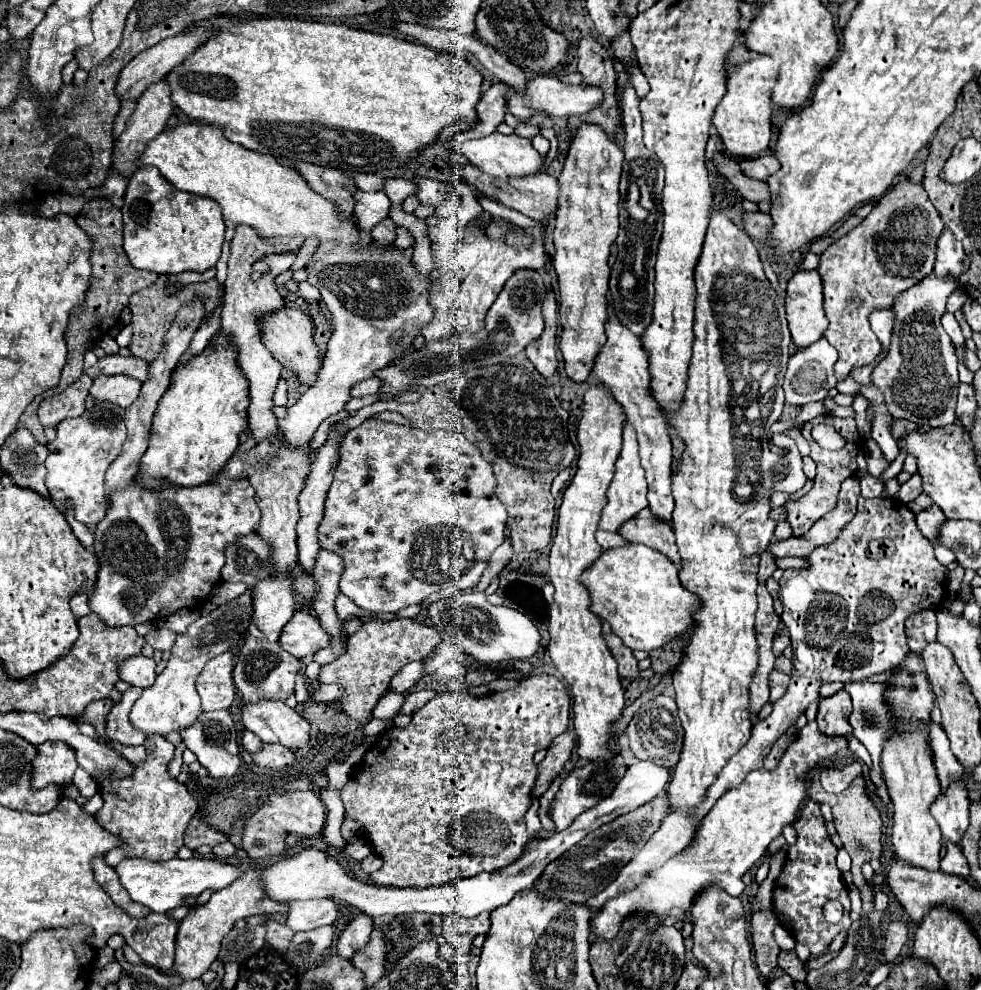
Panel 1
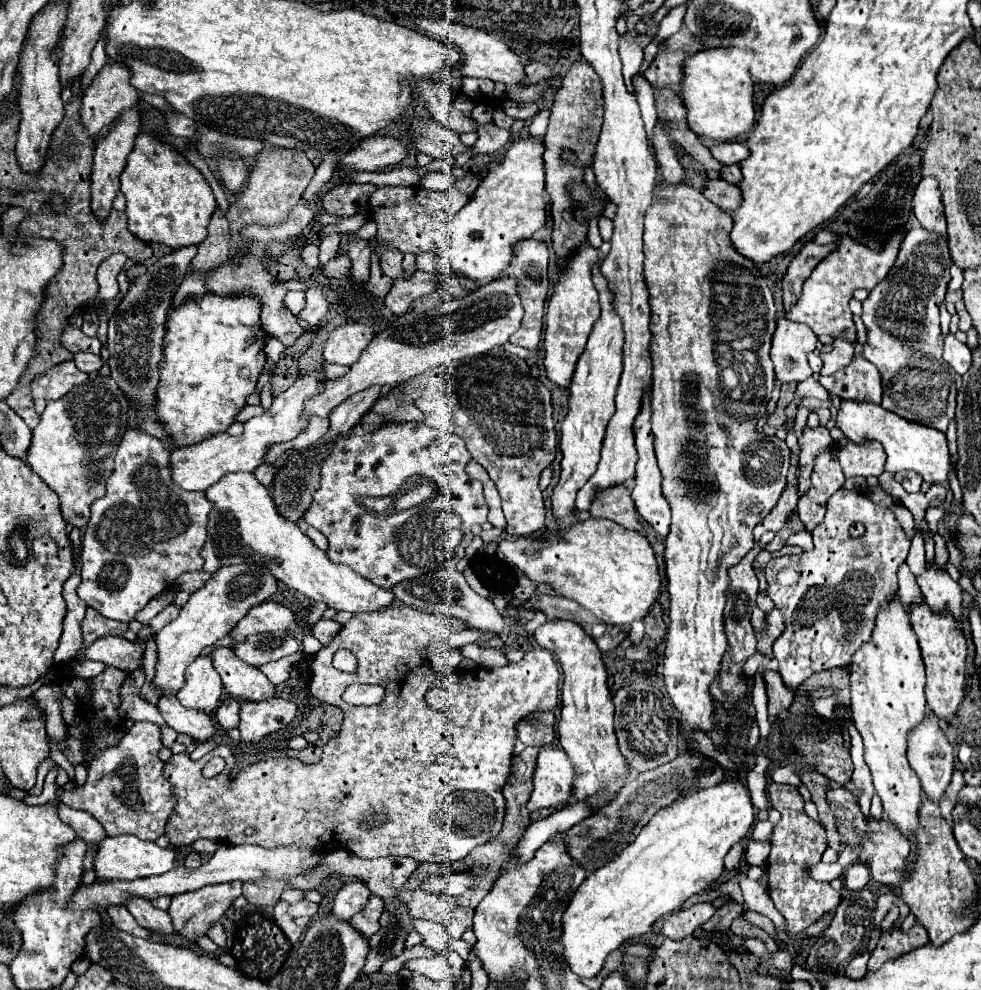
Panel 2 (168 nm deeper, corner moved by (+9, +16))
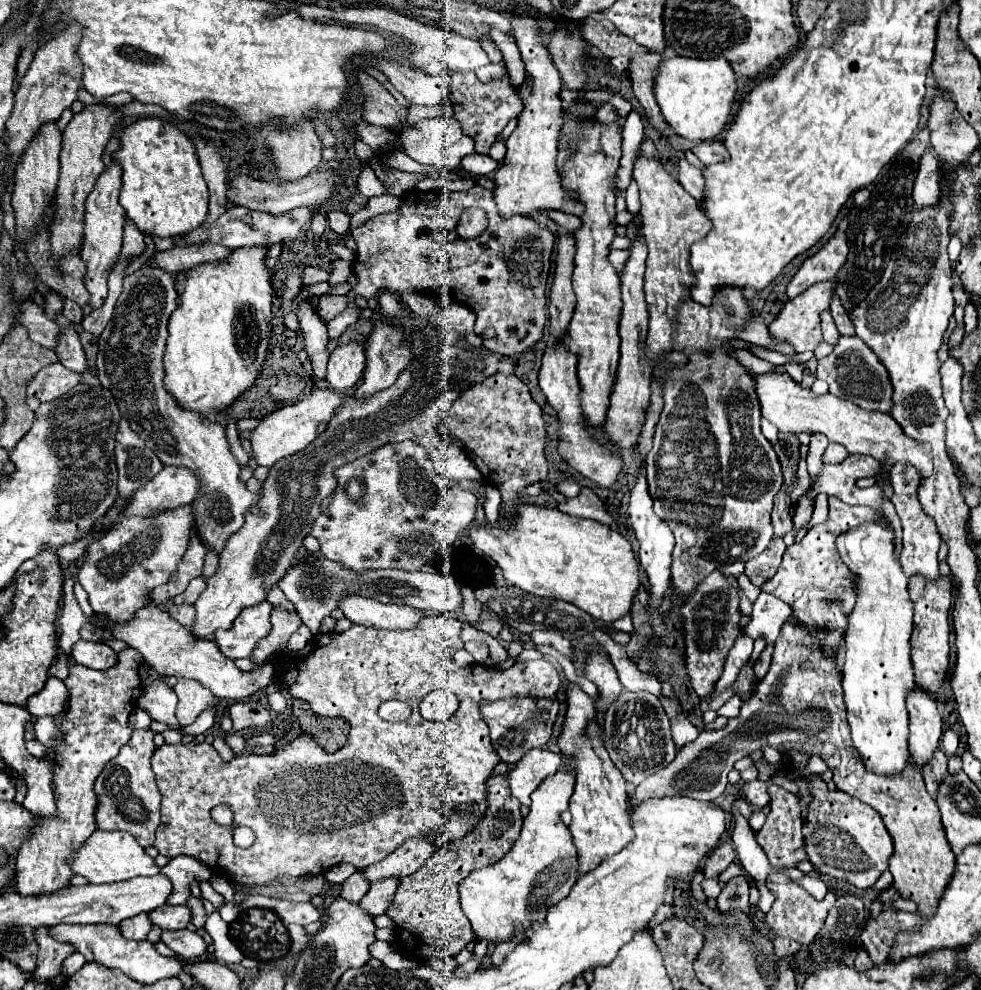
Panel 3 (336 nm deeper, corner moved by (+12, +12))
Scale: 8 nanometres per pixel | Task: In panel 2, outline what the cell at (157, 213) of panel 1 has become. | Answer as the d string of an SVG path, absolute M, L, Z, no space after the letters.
M140 132L120 176L120 184L126 196L128 228L136 238L166 244L170 248L196 246L204 240L210 216L216 210L216 198L204 174L190 166L190 162L168 142L162 142L150 132Z

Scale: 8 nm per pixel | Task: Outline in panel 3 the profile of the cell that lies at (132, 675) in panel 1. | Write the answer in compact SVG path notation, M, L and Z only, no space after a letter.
M79 640L73 646L71 652L73 660L81 666L87 668L95 668L95 670L107 670L111 666L117 664L117 654L111 646L107 646L105 642L87 642L87 640Z

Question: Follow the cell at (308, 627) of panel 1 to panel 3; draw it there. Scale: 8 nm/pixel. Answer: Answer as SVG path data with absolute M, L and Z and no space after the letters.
M261 602L257 606L245 608L233 622L229 630L217 630L213 634L213 640L217 642L219 650L237 660L237 658L247 658L255 646L261 642L271 632L271 604Z

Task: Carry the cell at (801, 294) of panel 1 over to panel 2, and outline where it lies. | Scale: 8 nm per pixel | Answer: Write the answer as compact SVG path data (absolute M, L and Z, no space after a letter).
M808 242L798 256L794 256L794 260L788 266L788 272L782 280L782 288L784 288L784 310L788 310L802 292L802 284L804 280L810 276L810 272L818 266L818 262L822 262L828 254L832 254L836 250L836 244L826 244L820 246L816 242Z

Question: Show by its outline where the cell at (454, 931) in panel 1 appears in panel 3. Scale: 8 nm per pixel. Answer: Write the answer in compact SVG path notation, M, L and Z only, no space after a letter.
M497 774L487 780L489 808L485 812L485 818L467 838L451 842L445 848L437 850L415 874L401 878L395 898L387 908L387 916L397 924L397 946L402 955L415 960L423 960L425 956L451 958L471 940L475 940L475 934L469 928L469 920L461 910L459 884L473 870L501 860L515 844L523 826L521 802L509 792L509 782L505 776L507 774Z

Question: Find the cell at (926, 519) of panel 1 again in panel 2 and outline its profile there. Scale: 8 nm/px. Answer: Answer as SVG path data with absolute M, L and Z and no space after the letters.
M916 530L916 536L912 540L912 546L910 546L910 554L906 558L906 564L910 566L912 574L920 574L924 572L924 566L926 566L926 558L924 558L924 540L922 540L922 532Z

